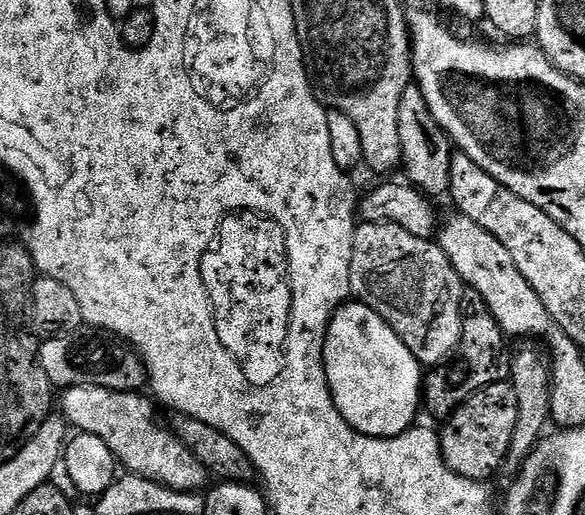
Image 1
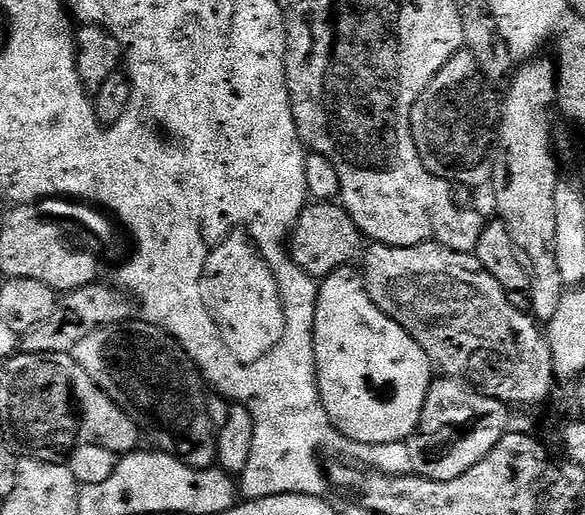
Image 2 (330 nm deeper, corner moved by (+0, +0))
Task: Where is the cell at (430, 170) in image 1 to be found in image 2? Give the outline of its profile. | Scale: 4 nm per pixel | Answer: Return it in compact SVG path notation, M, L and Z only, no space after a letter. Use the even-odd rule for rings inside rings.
M462 50L438 70L438 74L426 86L424 93L412 107L412 137L414 146L418 146L418 154L430 170L438 178L448 181L453 186L465 184L468 188L476 188L479 184L487 185L492 179L492 154L496 150L496 125L500 122L497 101L492 101L490 85L480 72L478 62L474 62L474 54Z

